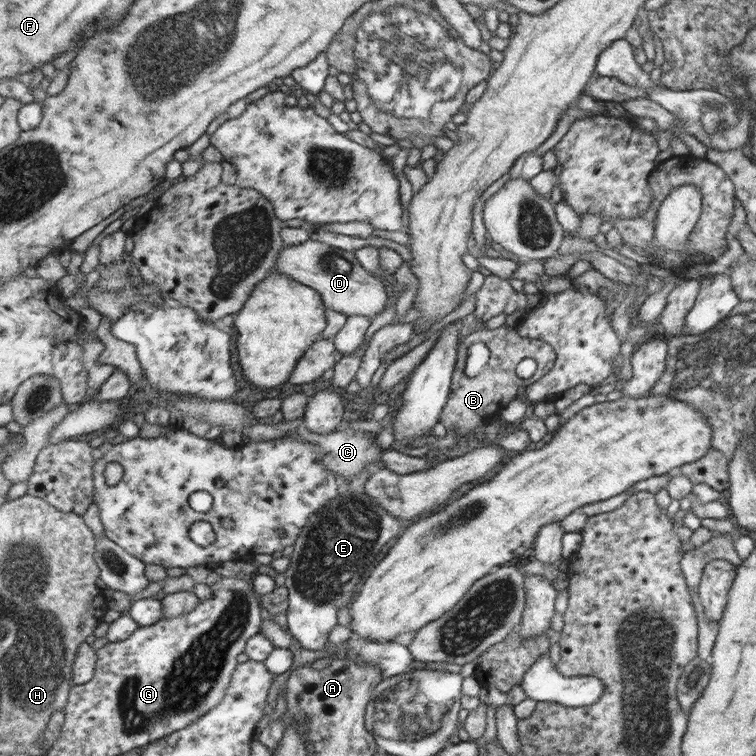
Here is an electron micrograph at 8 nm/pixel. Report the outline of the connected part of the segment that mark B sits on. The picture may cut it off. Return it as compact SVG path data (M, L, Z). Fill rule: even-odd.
M504 324L499 327L480 327L476 332L472 332L466 336L462 343L458 346L458 356L451 380L450 394L445 405L441 420L447 430L454 430L460 436L466 436L468 432L472 432L474 428L482 426L488 422L488 418L492 418L494 414L498 414L500 406L506 406L510 400L514 400L518 396L518 388L520 386L527 387L534 384L534 380L540 380L544 374L554 366L556 355L552 346L540 339L533 339L520 335L516 328L512 328L510 324ZM482 342L490 351L490 358L482 370L482 372L474 378L468 378L465 374L466 357L468 349L472 344ZM524 358L534 358L537 363L535 377L530 379L522 379L516 375L516 366ZM504 400L504 404L502 404Z

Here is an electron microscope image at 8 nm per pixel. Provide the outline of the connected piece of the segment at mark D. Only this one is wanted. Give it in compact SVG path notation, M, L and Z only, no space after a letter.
M308 239L296 245L284 246L275 261L273 272L284 274L315 289L326 303L326 308L332 308L348 317L362 315L373 318L386 306L388 296L385 284L361 266L354 251L332 248L326 243Z

